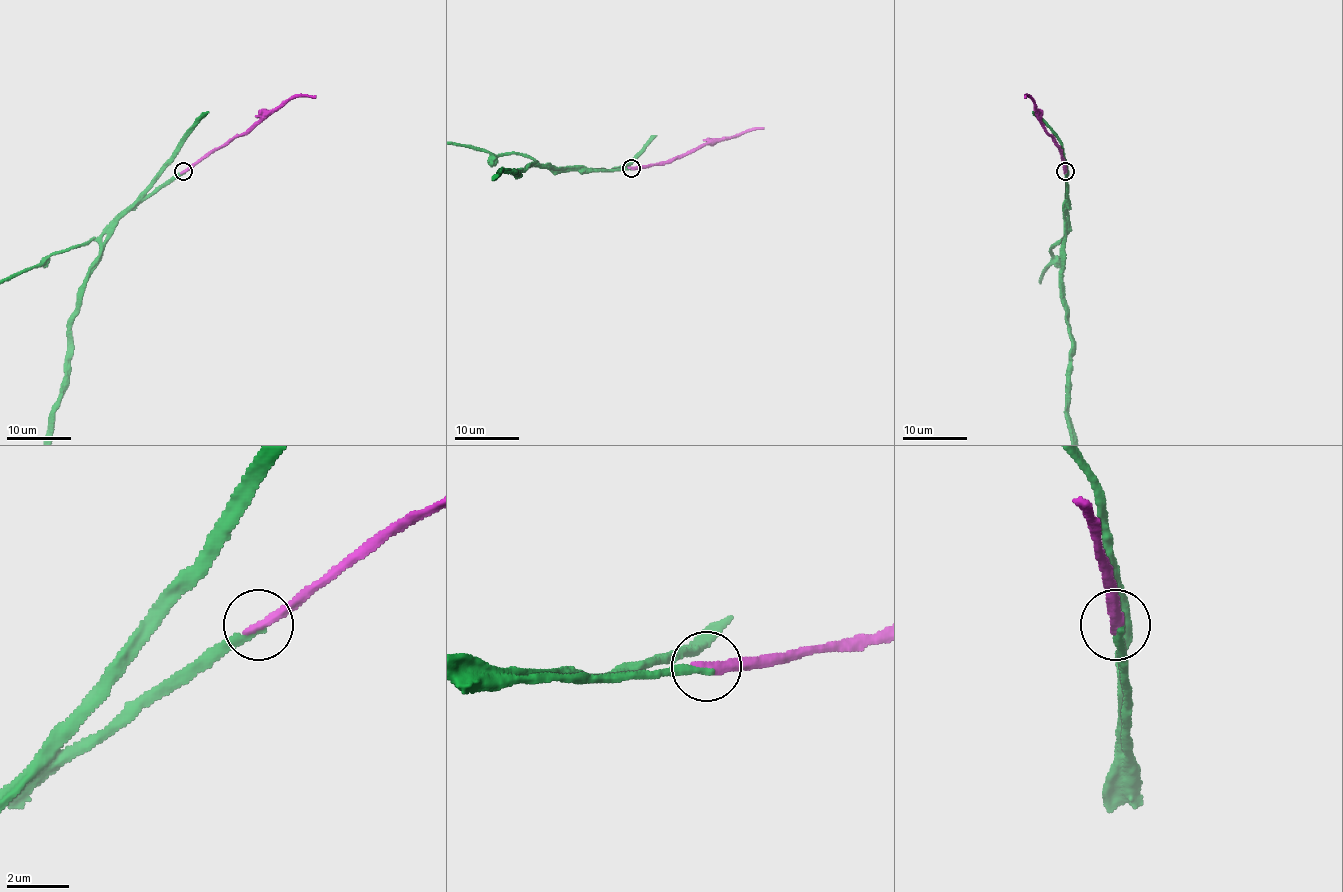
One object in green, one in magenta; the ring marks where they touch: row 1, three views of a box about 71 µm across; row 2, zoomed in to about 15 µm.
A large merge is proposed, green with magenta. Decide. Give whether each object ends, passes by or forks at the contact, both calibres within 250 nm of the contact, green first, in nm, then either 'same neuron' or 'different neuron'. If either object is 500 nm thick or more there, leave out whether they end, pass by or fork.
green ends; magenta ends; calibres 240 and 340 nm; same neuron

